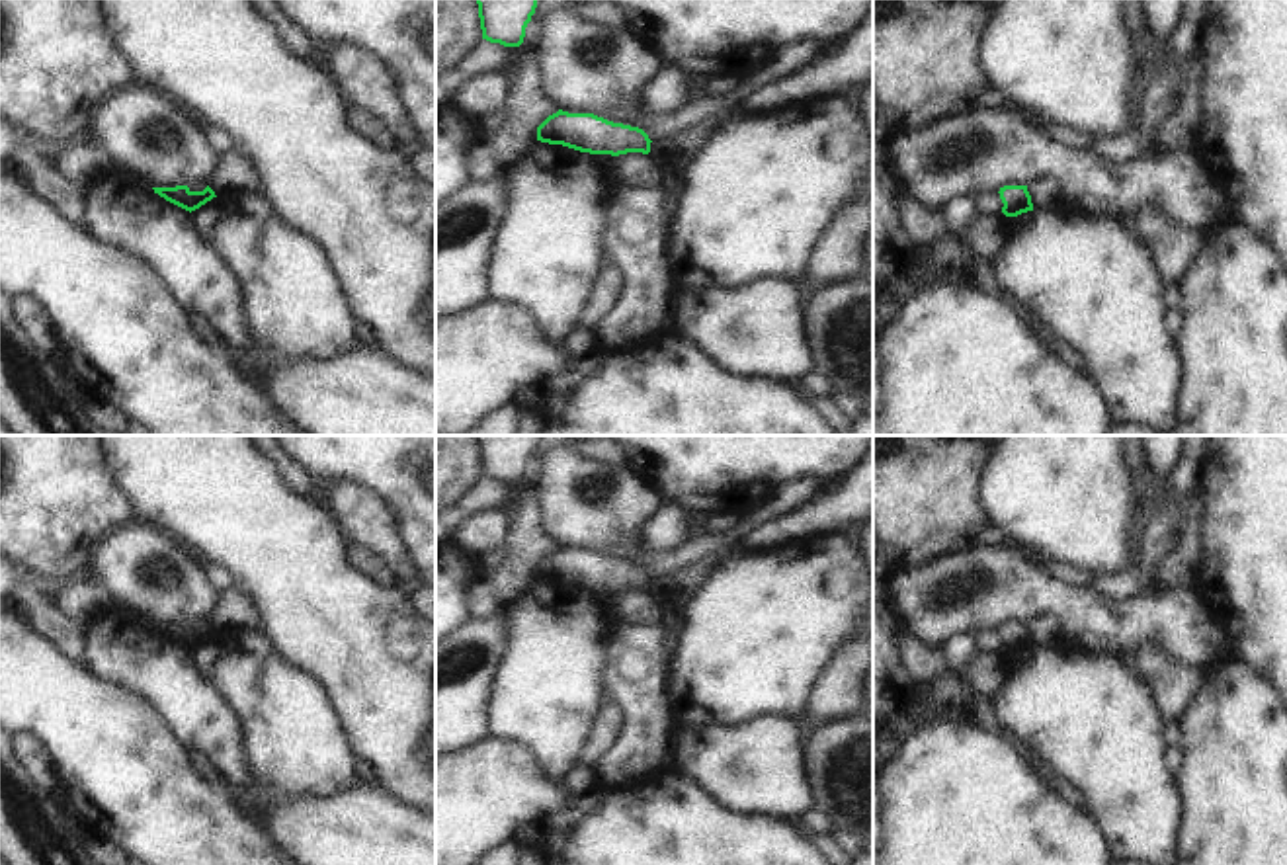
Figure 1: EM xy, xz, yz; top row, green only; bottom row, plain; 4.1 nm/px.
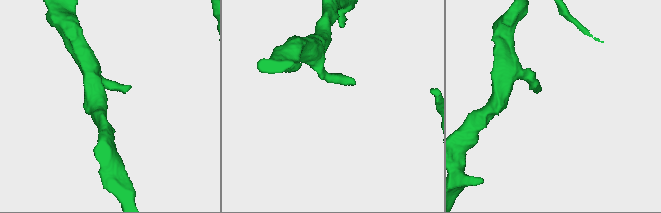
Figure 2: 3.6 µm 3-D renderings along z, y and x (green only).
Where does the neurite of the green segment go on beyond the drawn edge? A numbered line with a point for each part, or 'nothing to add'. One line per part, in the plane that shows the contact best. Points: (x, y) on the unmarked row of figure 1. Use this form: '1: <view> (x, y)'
nothing to add

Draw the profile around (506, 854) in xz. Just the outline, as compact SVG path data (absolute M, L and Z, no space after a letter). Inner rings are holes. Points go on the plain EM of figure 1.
M502 844L494 847L492 851L486 851L473 865L518 865L518 845Z

